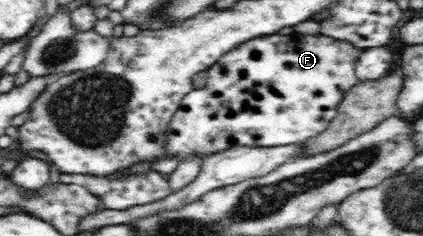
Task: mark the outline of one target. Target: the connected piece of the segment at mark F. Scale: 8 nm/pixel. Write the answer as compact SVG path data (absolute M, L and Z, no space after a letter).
M295 30L288 35L276 33L247 40L220 56L208 68L206 86L185 93L181 106L170 120L168 140L163 145L164 155L140 162L159 162L165 158L180 162L192 157L204 160L211 154L239 146L300 145L328 129L345 94L360 83L355 72L360 52L360 48L352 47L346 41L322 34L303 35Z

